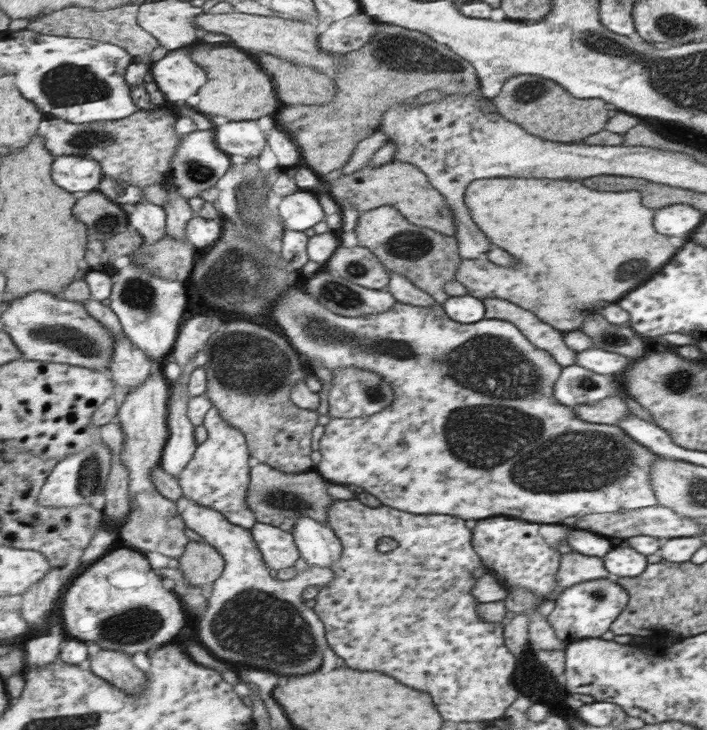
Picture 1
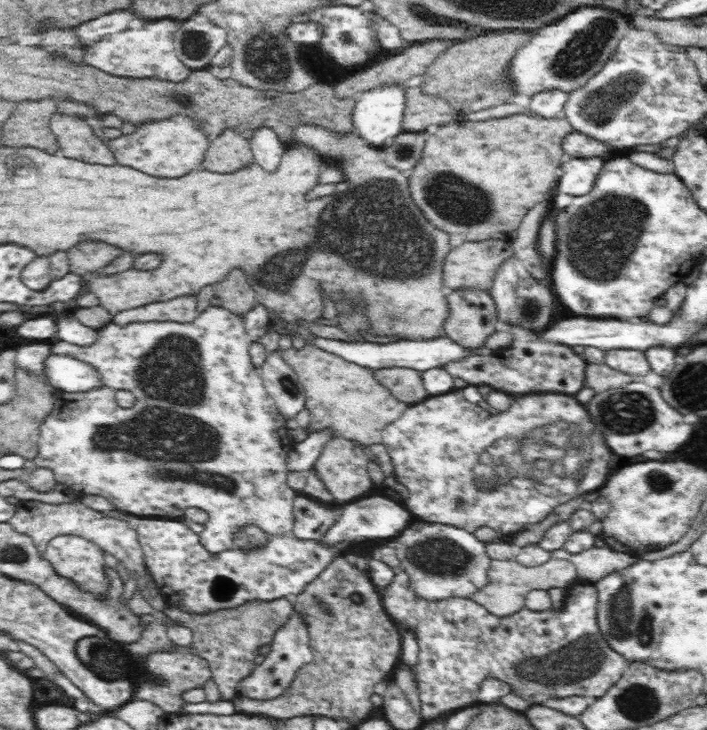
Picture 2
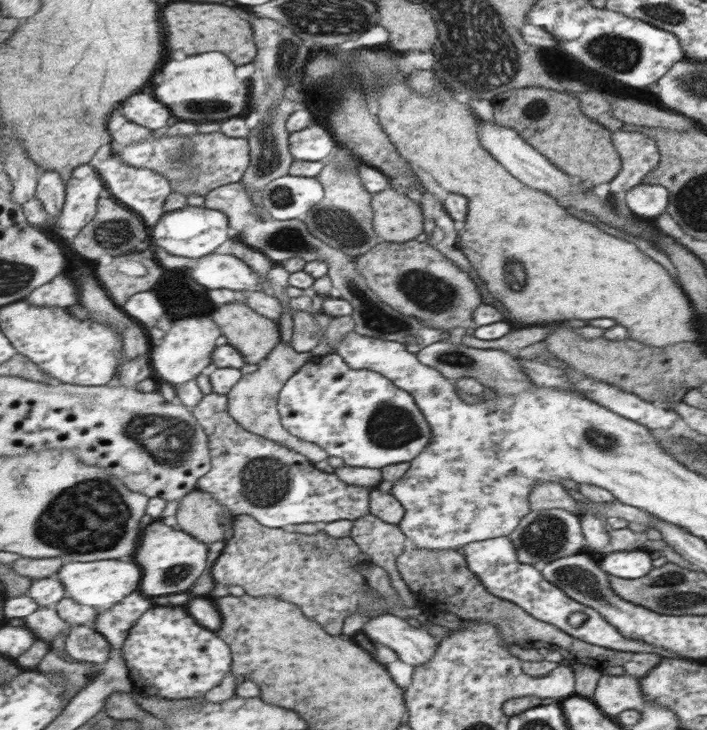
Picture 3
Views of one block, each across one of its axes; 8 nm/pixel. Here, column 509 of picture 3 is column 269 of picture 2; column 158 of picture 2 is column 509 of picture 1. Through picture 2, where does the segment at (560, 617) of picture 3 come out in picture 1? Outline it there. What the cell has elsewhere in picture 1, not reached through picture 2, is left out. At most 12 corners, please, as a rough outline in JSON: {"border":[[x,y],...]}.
{"border":[[479,520],[475,551],[512,587],[560,592],[560,552],[538,524]]}

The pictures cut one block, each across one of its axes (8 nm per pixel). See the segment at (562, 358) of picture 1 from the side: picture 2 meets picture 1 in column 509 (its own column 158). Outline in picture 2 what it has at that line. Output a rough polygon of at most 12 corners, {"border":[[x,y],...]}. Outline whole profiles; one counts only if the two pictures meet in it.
{"border":[[197,295],[118,312],[113,322],[193,322]]}

